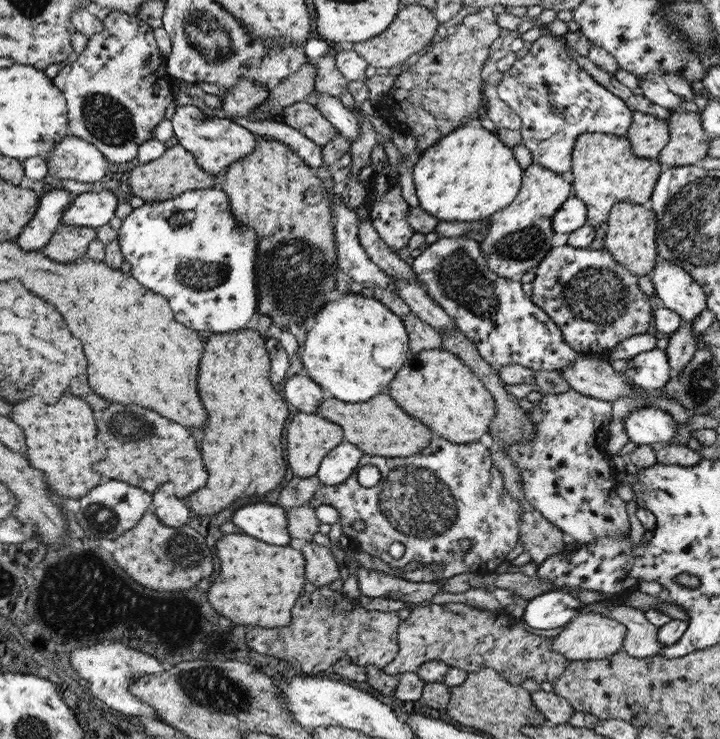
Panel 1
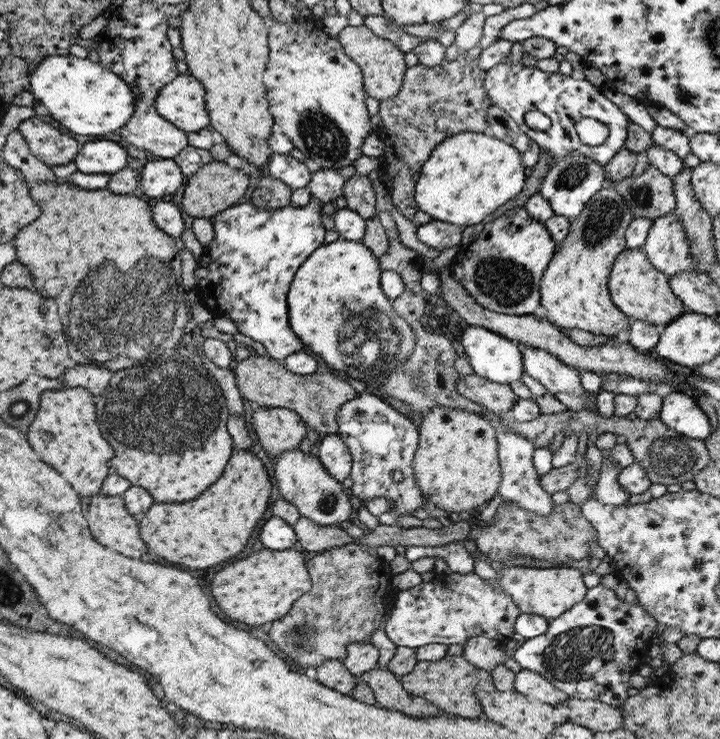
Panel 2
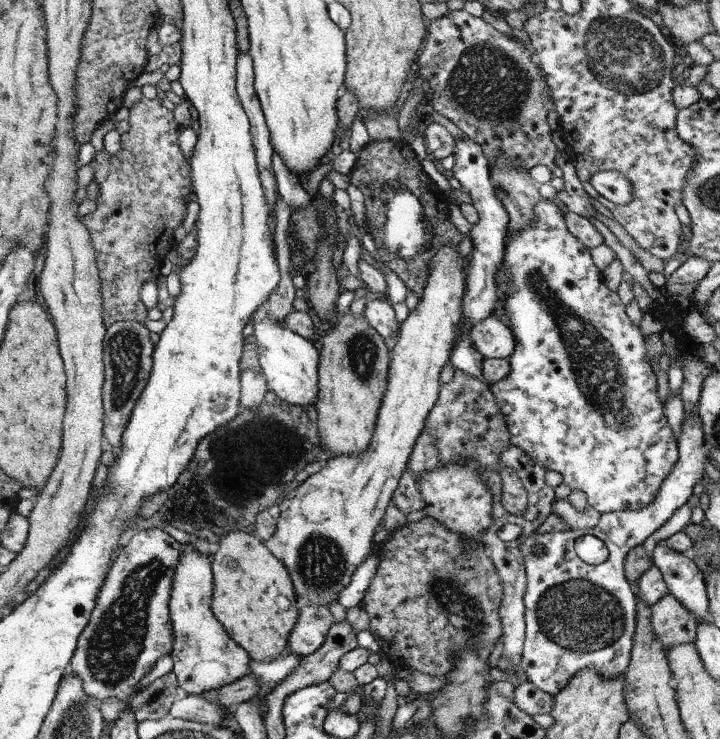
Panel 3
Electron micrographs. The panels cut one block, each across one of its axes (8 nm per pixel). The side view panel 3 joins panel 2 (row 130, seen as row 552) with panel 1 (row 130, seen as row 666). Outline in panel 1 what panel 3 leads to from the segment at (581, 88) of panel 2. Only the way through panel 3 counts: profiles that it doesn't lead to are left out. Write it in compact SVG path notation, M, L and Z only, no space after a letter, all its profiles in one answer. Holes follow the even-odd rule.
M546 33L545 35L542 34L539 38L536 38L532 43L528 44L527 53L524 56L521 56L521 58L515 59L509 70L502 72L499 84L497 84L497 96L499 97L499 100L507 104L507 107L509 107L510 110L513 110L513 113L519 117L521 142L523 143L524 148L529 152L529 154L531 154L532 163L539 164L539 166L543 168L548 168L551 172L556 172L557 174L569 177L571 167L570 156L575 137L578 137L578 134L583 132L595 132L603 135L617 135L625 137L631 124L632 112L628 110L625 103L623 103L623 101L621 101L617 96L611 94L609 90L601 87L598 83L595 83L591 76L589 76L570 57L566 48L567 44L564 42L563 36L552 36L551 34ZM511 68L513 68L513 70L517 70L517 80L511 80Z

